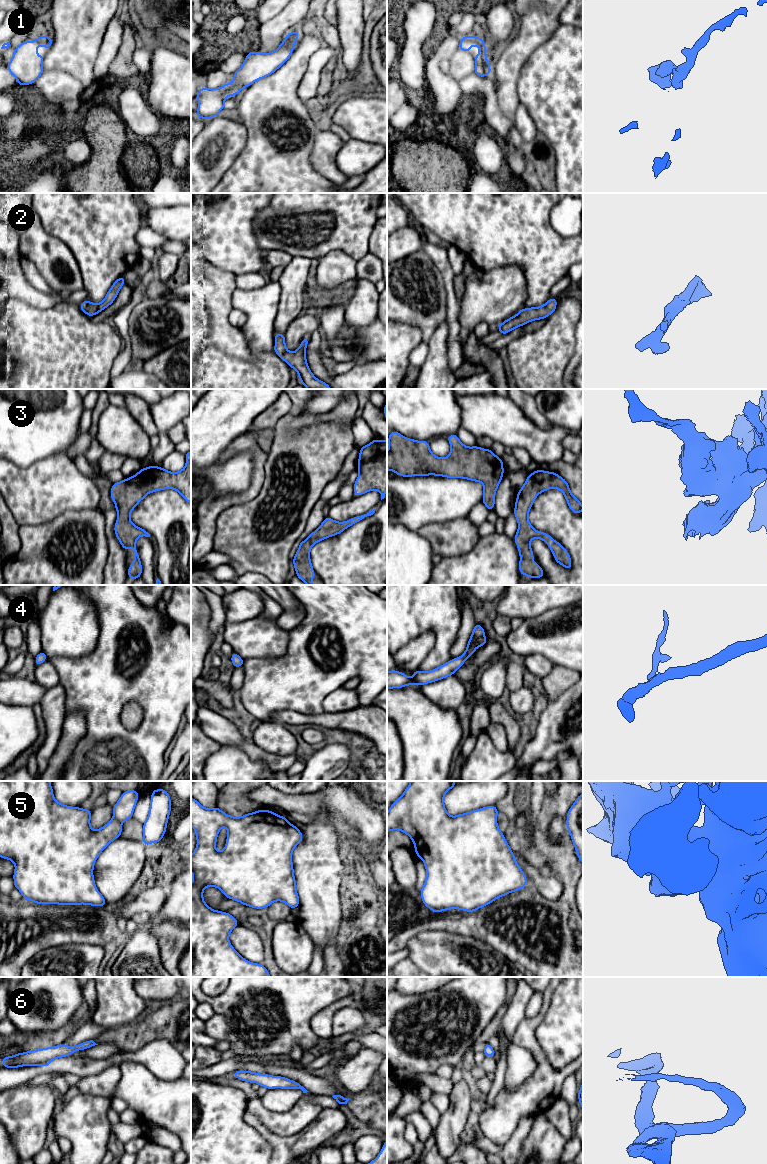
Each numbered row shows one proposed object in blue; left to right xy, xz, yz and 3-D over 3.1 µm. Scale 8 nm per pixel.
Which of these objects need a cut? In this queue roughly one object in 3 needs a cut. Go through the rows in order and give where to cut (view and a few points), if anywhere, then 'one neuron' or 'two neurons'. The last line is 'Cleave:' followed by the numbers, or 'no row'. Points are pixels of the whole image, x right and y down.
1: cut none; one neuron
2: cut none; one neuron
3: cut none; one neuron
4: cut none; one neuron
5: cut none; one neuron
6: cut none; one neuron
Cleave: no row

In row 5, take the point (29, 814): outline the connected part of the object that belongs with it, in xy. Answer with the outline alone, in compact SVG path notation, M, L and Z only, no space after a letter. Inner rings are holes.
M0 781L0 857L15 864L14 886L23 899L35 904L107 906L95 885L94 864L101 852L121 836L122 823L133 817L138 797L136 790L123 792L113 806L113 818L100 829L93 830L91 810L56 801L50 781Z

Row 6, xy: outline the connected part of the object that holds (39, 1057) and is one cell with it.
M93 1040L85 1041L79 1045L66 1046L60 1044L54 1047L47 1047L24 1053L18 1053L9 1057L2 1057L3 1066L5 1068L18 1068L22 1066L46 1066L57 1058L70 1056L78 1050L85 1050L92 1046L98 1045Z

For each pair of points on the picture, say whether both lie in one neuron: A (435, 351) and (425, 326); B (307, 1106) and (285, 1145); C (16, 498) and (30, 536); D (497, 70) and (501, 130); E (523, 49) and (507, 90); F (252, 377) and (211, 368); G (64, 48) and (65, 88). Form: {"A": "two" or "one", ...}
{"A": "two", "B": "two", "C": "two", "D": "two", "E": "one", "F": "one", "G": "two"}

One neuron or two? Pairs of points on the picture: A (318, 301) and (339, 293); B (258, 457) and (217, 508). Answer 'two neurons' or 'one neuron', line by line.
A: one neuron
B: one neuron

